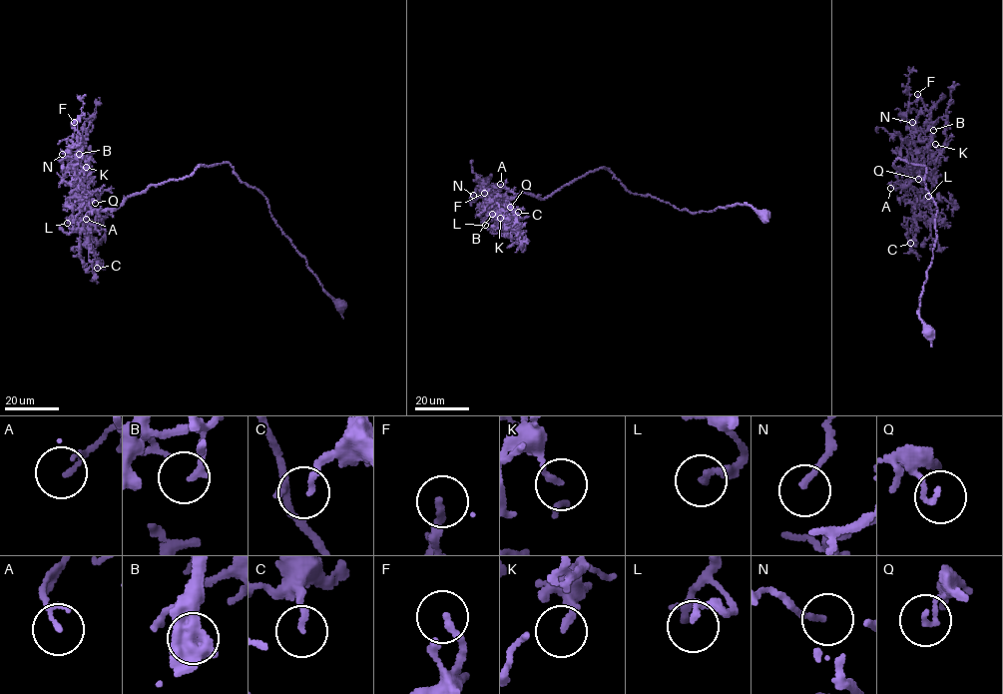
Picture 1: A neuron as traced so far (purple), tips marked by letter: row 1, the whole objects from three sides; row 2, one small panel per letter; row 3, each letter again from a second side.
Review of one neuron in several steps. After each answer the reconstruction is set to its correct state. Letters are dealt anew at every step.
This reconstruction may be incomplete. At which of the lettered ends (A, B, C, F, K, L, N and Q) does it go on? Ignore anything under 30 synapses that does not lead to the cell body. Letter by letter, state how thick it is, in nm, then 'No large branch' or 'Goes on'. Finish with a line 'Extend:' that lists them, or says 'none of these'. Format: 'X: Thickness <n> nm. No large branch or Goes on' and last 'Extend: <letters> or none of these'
A: Thickness 90 nm. No large branch
B: Thickness 200 nm. No large branch
C: Thickness 110 nm. No large branch
F: Thickness 190 nm. No large branch
K: Thickness 160 nm. No large branch
L: Thickness 180 nm. No large branch
N: Thickness 150 nm. No large branch
Q: Thickness 130 nm. No large branch
Extend: none of these

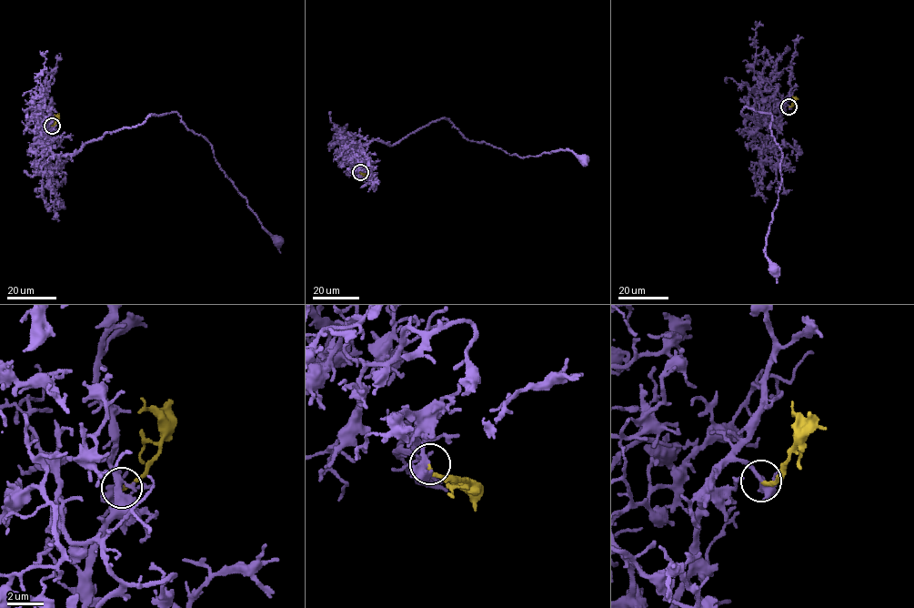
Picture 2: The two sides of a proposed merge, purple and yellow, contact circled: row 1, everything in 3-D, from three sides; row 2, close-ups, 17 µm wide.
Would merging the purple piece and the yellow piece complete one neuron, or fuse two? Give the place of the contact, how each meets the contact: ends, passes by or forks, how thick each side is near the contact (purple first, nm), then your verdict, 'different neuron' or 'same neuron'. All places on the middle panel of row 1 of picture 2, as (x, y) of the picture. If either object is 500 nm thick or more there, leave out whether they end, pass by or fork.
place (360, 172); purple forks; yellow ends; calibres 280 and 240 nm; same neuron

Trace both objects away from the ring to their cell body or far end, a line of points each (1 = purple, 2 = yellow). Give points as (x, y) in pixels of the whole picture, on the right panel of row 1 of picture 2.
1: (789, 106), (751, 134), (759, 126), (741, 110), (770, 114), (781, 151), (774, 269)
2: (789, 106), (793, 102), (793, 96)

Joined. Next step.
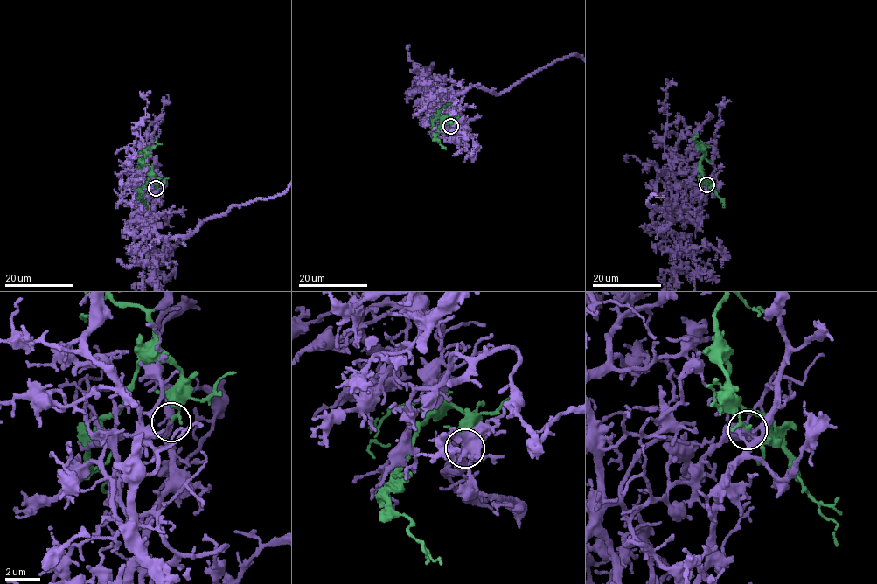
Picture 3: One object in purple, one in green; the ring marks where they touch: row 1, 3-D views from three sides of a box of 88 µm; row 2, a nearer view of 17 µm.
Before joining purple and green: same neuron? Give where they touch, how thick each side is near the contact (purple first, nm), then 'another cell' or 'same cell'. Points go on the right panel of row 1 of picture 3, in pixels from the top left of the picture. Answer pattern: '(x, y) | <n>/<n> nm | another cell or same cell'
(706, 184) | 170/130 nm | another cell

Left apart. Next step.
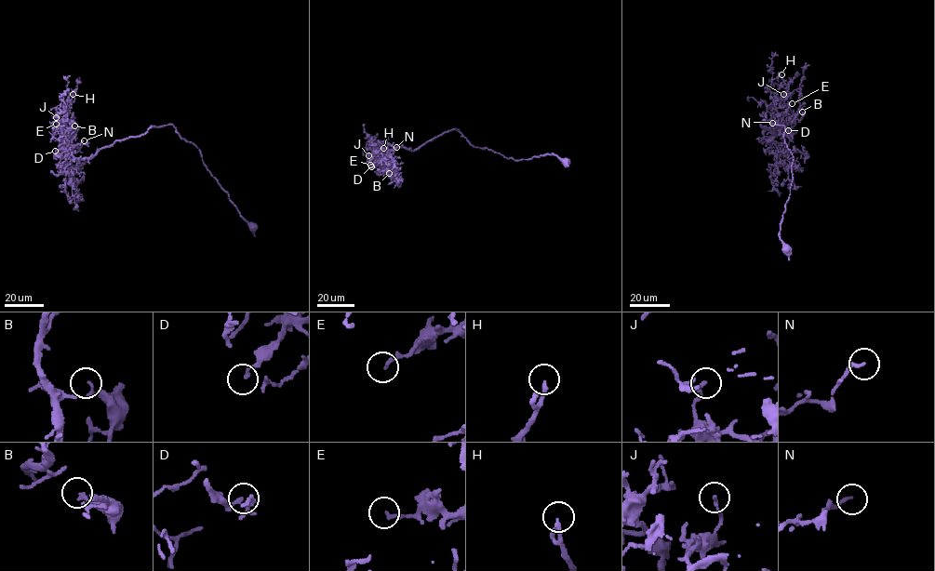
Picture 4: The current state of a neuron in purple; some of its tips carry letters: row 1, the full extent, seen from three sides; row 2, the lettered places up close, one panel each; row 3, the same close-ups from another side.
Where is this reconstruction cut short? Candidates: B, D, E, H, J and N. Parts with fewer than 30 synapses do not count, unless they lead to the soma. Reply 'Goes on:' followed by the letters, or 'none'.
Goes on: H

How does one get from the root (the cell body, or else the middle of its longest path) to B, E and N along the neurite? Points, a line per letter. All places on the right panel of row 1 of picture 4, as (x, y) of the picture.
B: (786, 249), (794, 156), (783, 126), (760, 126), (775, 135), (768, 140), (777, 126), (787, 135), (802, 112)
E: (786, 249), (779, 233), (794, 156), (783, 126), (760, 126), (775, 135), (771, 139), (777, 109), (792, 103)
N: (786, 249), (779, 233), (794, 156), (783, 126), (763, 121), (760, 126), (775, 135), (768, 140), (772, 123)

